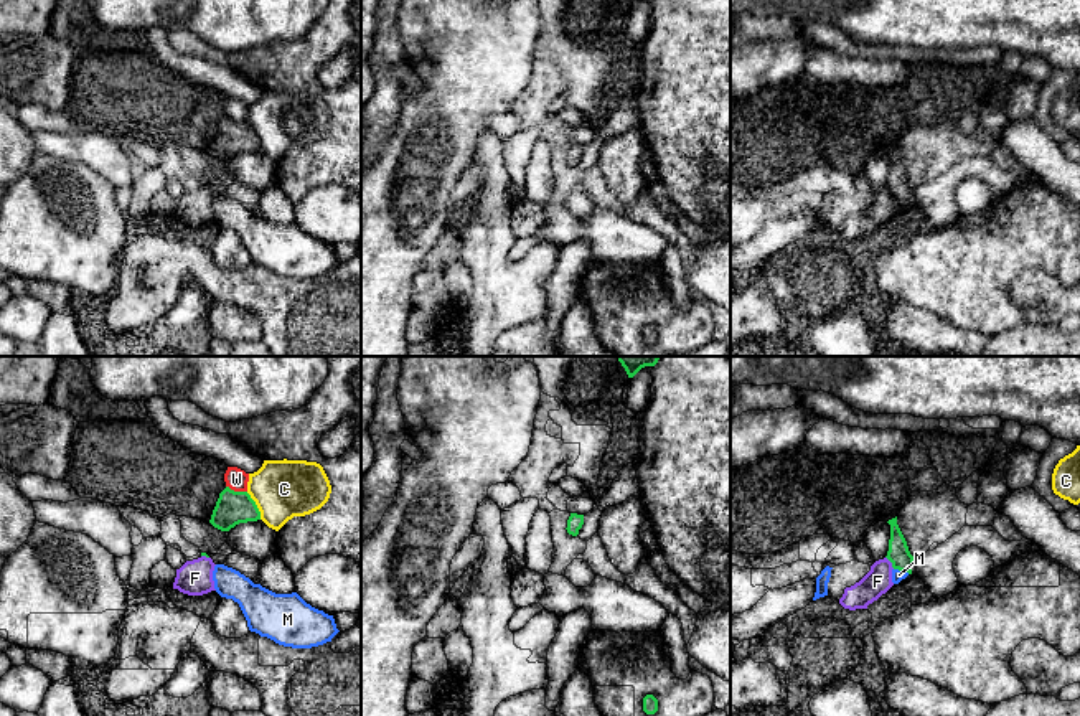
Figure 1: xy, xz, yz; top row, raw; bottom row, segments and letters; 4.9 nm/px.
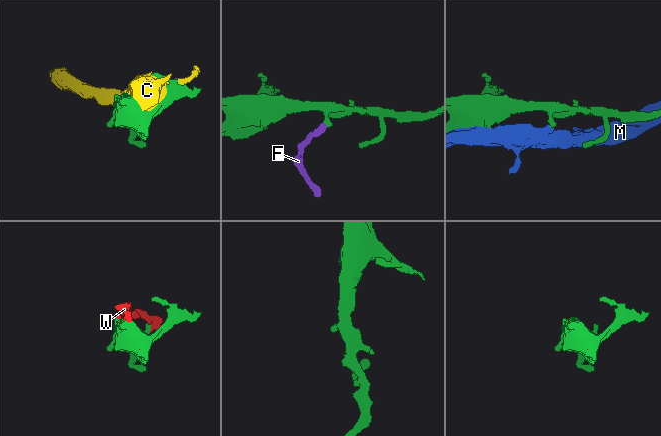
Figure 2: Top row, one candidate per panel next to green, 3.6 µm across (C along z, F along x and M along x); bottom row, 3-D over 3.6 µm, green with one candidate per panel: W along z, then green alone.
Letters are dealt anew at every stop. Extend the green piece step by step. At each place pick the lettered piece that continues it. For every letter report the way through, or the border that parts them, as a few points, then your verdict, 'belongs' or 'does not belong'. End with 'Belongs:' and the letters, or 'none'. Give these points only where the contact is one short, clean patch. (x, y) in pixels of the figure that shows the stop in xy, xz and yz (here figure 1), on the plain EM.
C: does not belong
F: along yz (886, 187), (894, 198) | does not belong
M: does not belong
W: does not belong
Belongs: none

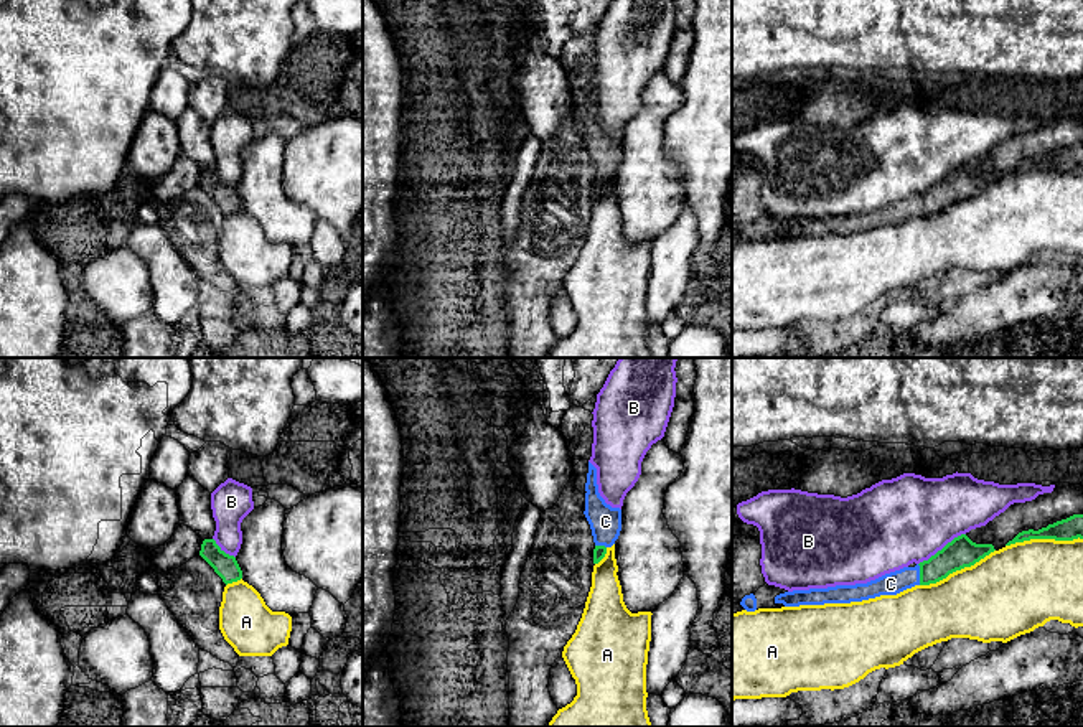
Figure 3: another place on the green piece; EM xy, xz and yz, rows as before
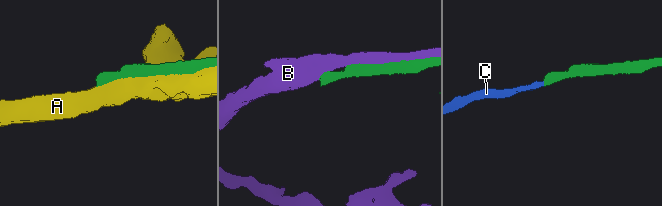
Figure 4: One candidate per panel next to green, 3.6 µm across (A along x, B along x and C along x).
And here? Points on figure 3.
A: does not belong
B: does not belong
C: across yz (961, 182), (935, 200), (920, 205), (890, 215) | belongs
Belongs: C

